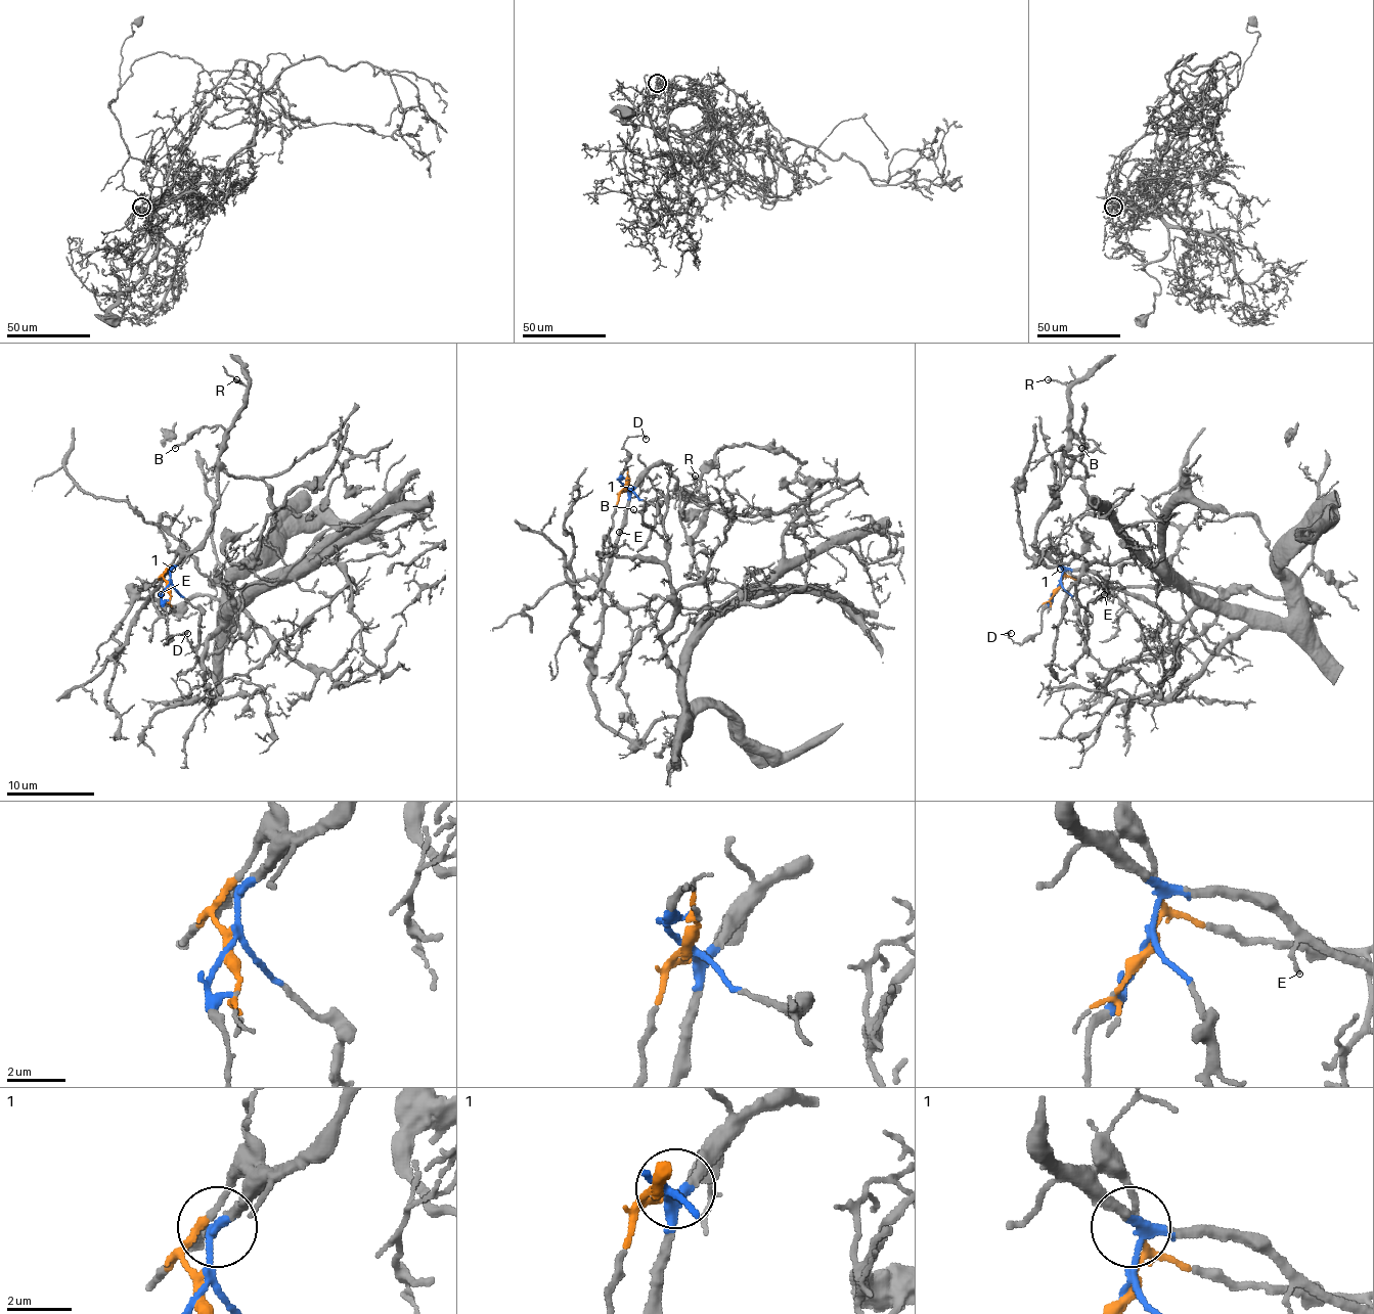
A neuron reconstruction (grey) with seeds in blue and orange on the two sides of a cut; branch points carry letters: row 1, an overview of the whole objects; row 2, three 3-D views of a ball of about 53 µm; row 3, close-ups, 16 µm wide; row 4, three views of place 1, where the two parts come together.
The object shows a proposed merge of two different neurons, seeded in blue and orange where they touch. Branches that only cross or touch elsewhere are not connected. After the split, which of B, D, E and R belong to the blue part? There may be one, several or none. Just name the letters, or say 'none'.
B, D, E, R

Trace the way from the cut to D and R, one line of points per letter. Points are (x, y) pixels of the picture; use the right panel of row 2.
D: (1058, 586), (1043, 613), (1043, 628), (1020, 643), (1009, 638), (1007, 634), (1012, 632)
R: (1058, 586), (1062, 571), (1037, 548), (1035, 537), (1040, 515), (1060, 483), (1068, 388), (1047, 378)

